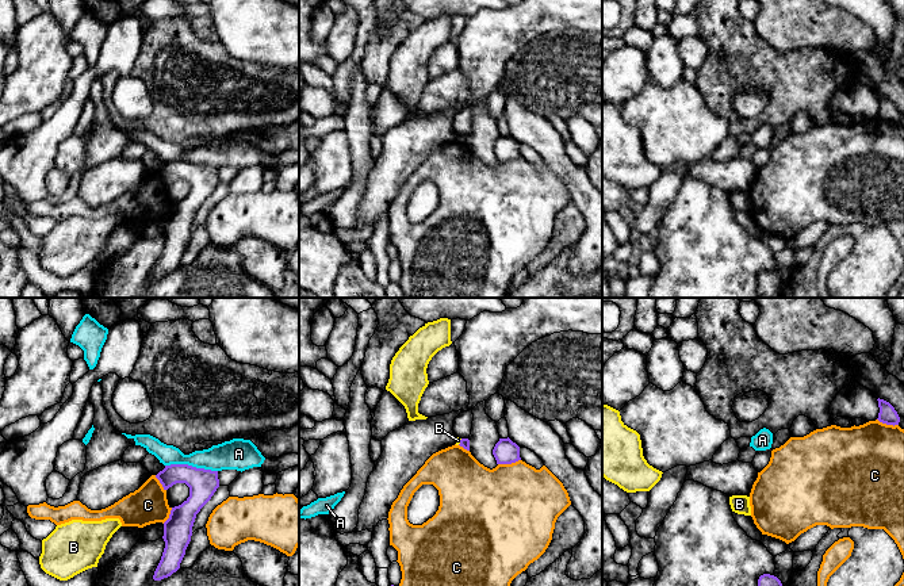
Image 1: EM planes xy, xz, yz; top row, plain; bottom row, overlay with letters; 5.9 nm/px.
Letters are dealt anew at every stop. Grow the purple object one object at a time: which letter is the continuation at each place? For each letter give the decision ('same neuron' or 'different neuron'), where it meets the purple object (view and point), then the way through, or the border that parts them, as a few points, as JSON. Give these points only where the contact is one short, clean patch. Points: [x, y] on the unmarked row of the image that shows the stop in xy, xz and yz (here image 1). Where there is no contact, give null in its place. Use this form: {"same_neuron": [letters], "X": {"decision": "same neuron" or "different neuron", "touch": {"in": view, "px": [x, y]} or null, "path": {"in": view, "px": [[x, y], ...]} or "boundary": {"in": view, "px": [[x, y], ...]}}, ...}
{"same_neuron": [], "A": {"decision": "different neuron", "touch": {"in": "xy", "px": [191, 163]}, "boundary": {"in": "xy", "px": [[165, 161], [191, 161], [217, 168]]}}, "B": {"decision": "different neuron", "touch": {"in": "xz", "px": [460, 138]}, "boundary": {"in": "xz", "px": [[462, 136], [458, 141]]}}, "C": {"decision": "different neuron", "touch": {"in": "xz", "px": [509, 160]}}}

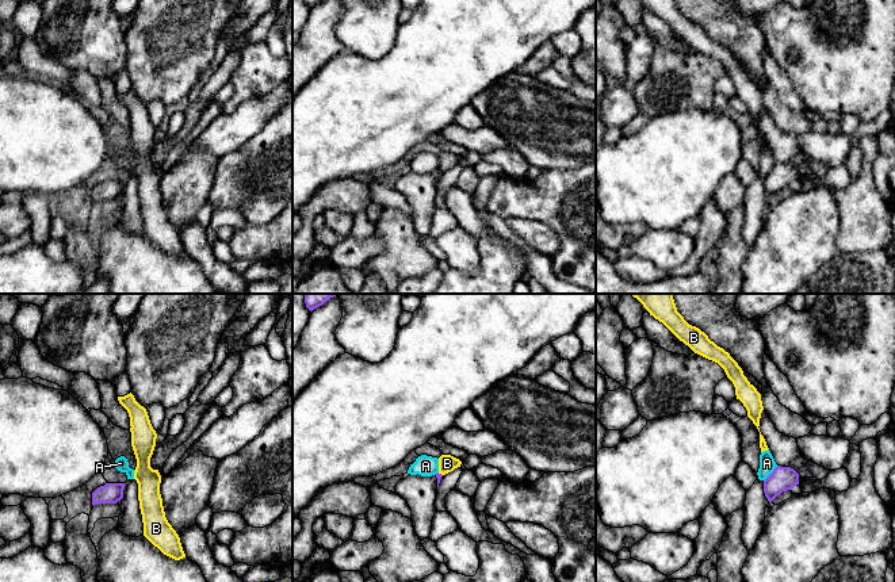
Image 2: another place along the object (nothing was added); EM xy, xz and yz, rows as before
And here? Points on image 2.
{"same_neuron": [], "A": {"decision": "different neuron", "touch": {"in": "yz", "px": [771, 171]}, "boundary": {"in": "yz", "px": [[777, 163], [764, 177]]}}, "B": {"decision": "different neuron", "touch": {"in": "xz", "px": [440, 171]}, "boundary": {"in": "xz", "px": [[438, 169], [442, 172]]}}}

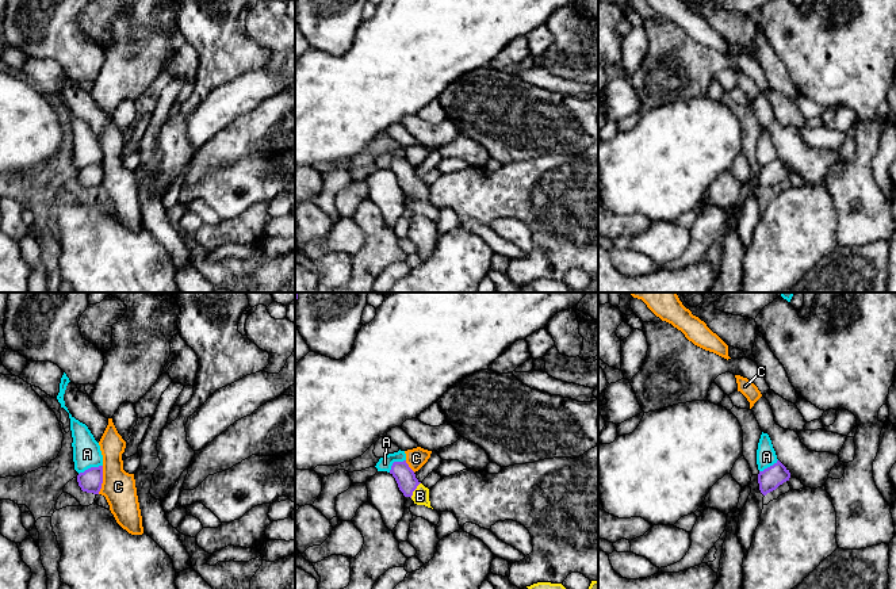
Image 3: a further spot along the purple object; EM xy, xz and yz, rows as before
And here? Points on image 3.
{"same_neuron": ["B"], "A": {"decision": "different neuron", "touch": {"in": "xy", "px": [91, 164]}, "boundary": {"in": "xy", "px": [[102, 161], [88, 164], [79, 171]]}}, "B": {"decision": "same neuron", "touch": {"in": "xz", "px": [414, 186]}, "path": {"in": "xz", "px": [[405, 173], [414, 186], [420, 192]]}}, "C": {"decision": "different neuron", "touch": {"in": "xy", "px": [102, 176]}, "boundary": {"in": "xy", "px": [[103, 163], [103, 179], [98, 190]]}}}

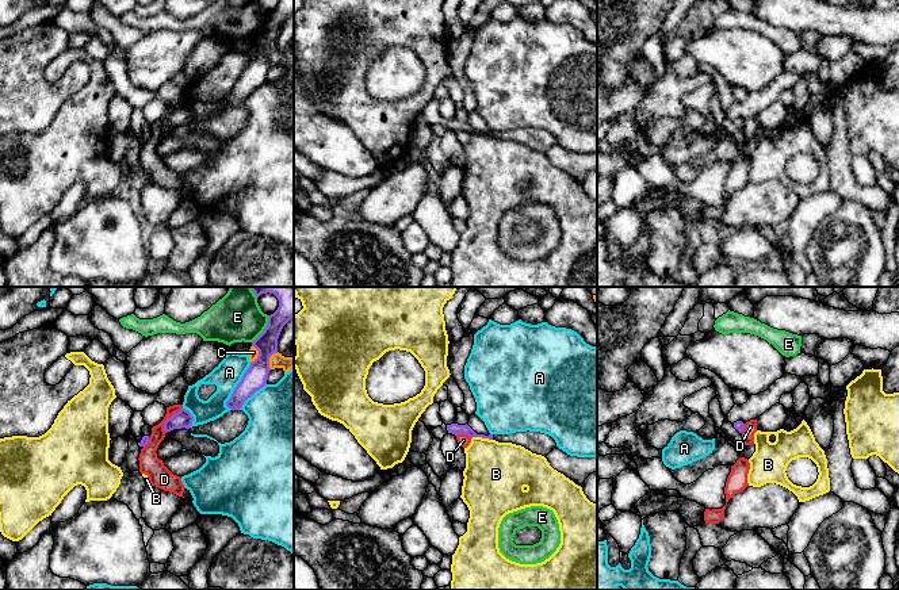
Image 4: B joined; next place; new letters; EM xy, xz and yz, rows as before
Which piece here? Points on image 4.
{"same_neuron": [], "A": {"decision": "different neuron", "touch": {"in": "xy", "px": [237, 83]}}, "B": {"decision": "different neuron", "touch": {"in": "xz", "px": [482, 134]}}, "C": {"decision": "different neuron", "touch": {"in": "xy", "px": [259, 52]}}, "D": {"decision": "different neuron", "touch": {"in": "xy", "px": [168, 115]}}, "E": {"decision": "different neuron", "touch": {"in": "xy", "px": [264, 26]}}}

